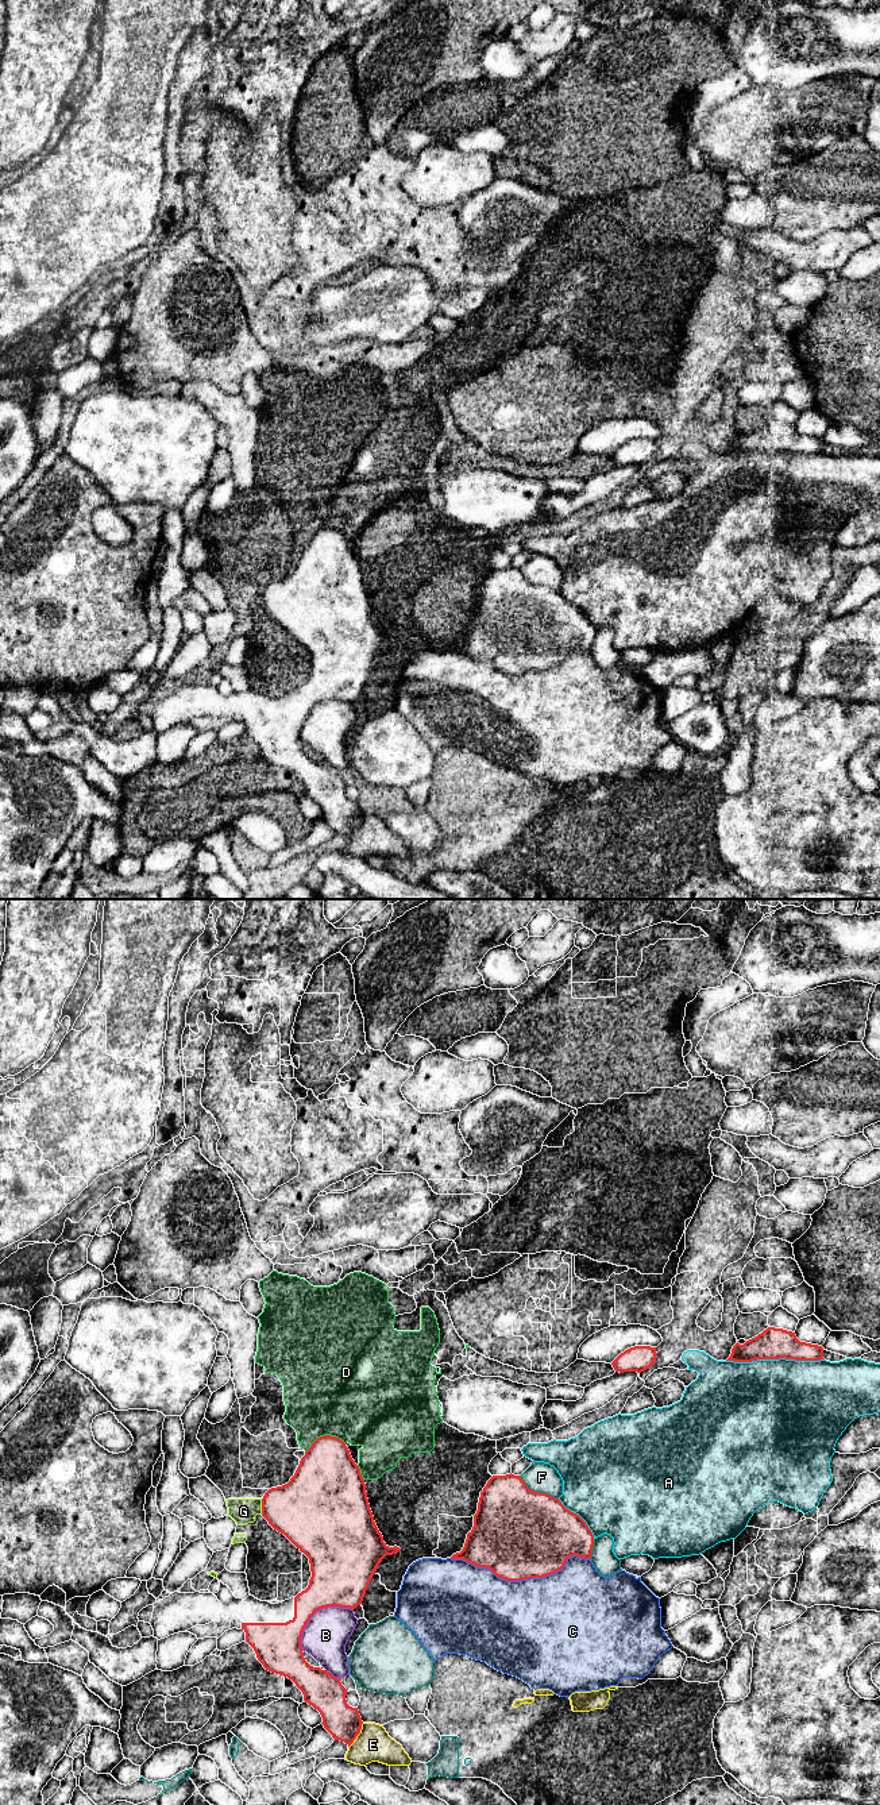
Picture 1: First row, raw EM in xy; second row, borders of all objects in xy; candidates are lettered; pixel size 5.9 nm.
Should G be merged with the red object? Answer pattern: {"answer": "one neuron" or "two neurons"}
{"answer": "two neurons"}

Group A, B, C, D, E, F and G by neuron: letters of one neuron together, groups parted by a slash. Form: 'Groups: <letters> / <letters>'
Groups: A / B / C / D G / E / F

